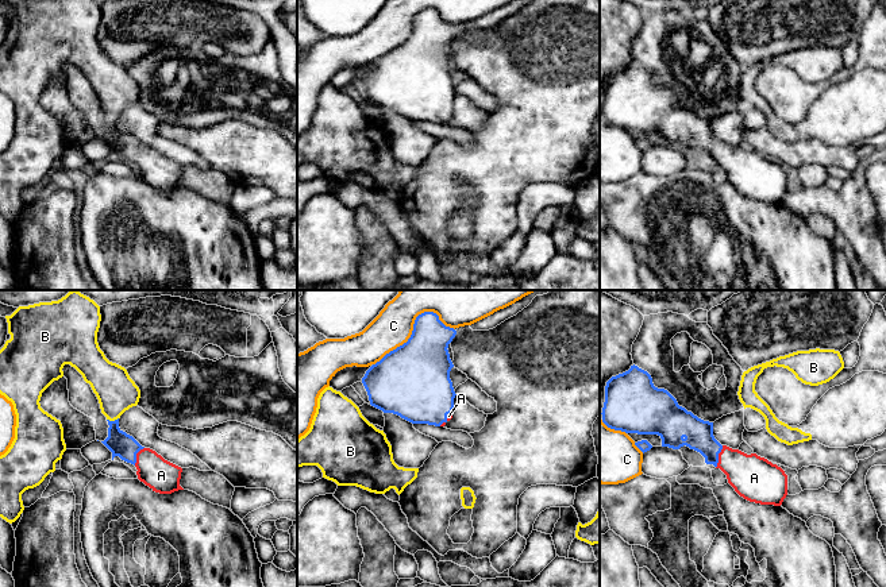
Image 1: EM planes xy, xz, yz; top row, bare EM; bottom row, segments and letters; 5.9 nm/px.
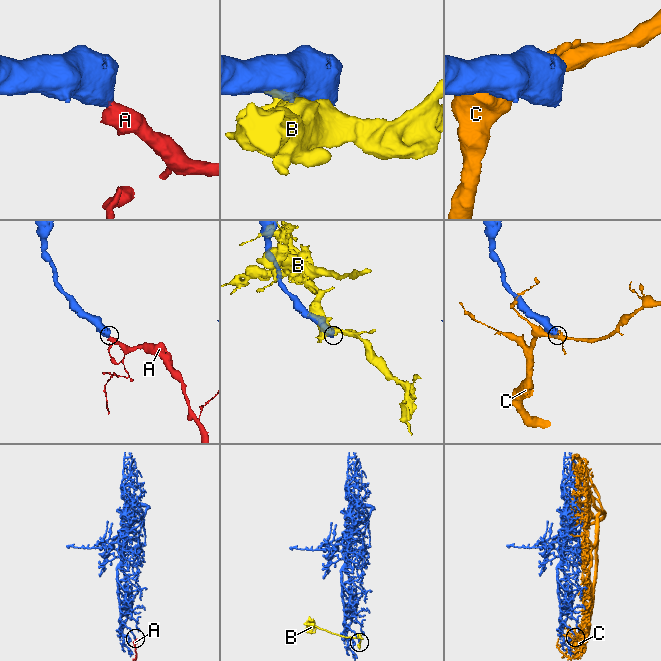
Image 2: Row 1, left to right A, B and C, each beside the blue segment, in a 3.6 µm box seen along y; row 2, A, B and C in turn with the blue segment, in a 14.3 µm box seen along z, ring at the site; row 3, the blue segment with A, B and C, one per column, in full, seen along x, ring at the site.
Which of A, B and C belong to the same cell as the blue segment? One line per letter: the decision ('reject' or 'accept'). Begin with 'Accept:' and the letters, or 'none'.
Accept: A
A: accept
B: reject
C: reject

